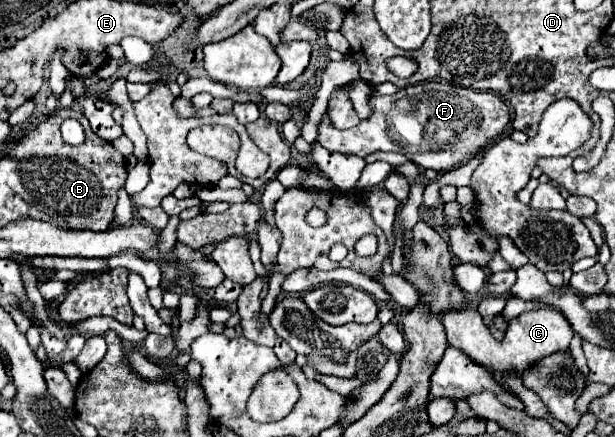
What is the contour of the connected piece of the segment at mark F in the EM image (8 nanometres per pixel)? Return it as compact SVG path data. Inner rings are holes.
M417 83L399 89L395 95L373 95L371 101L377 101L377 109L353 129L339 131L325 117L319 125L317 141L337 153L367 157L373 151L395 151L403 153L421 169L451 171L485 147L489 139L501 135L511 119L509 107L499 95L449 83Z

